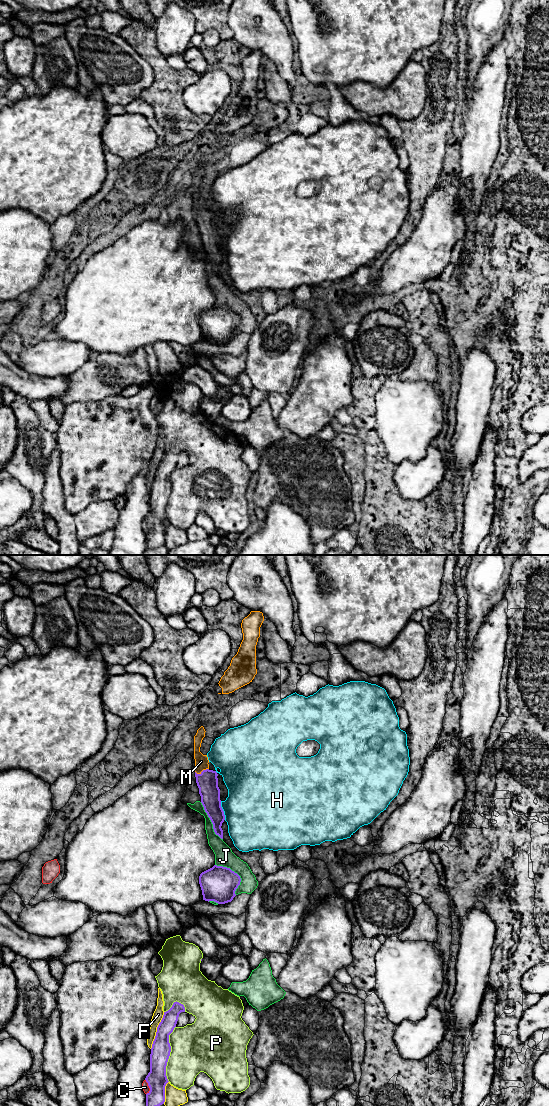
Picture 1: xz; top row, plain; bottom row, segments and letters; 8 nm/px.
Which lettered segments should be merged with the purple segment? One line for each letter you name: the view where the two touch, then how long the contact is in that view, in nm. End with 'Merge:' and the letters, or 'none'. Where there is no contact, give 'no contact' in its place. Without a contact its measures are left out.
M: contact in xz; length 120 nm
Merge: M

